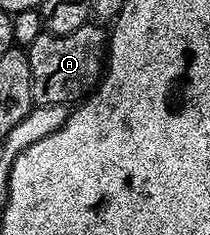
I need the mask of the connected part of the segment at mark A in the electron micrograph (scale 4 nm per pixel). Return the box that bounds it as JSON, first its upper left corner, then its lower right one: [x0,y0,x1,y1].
[26,21,106,107]

